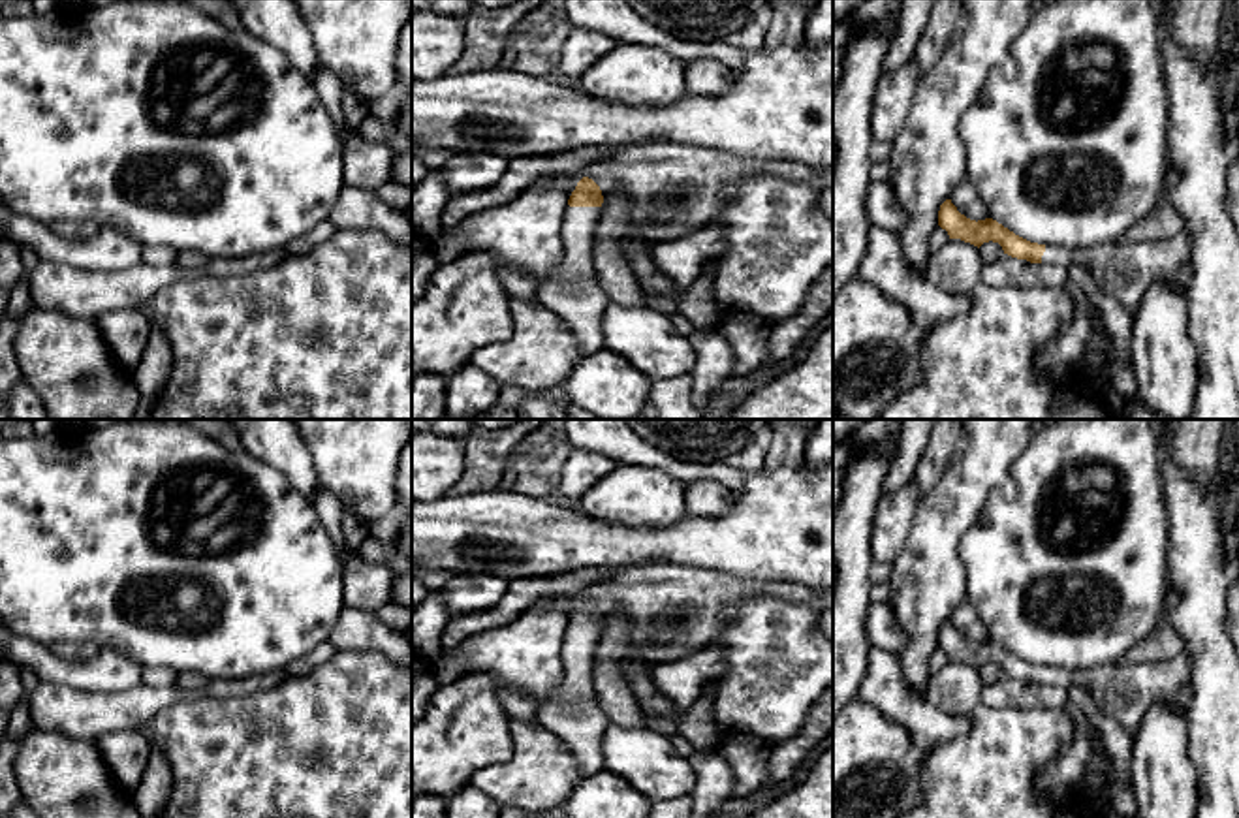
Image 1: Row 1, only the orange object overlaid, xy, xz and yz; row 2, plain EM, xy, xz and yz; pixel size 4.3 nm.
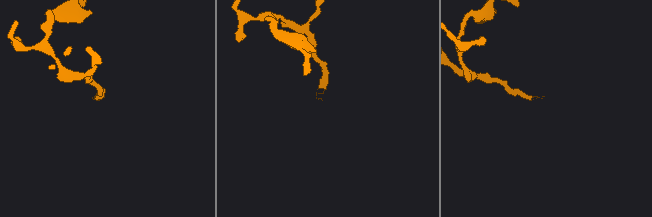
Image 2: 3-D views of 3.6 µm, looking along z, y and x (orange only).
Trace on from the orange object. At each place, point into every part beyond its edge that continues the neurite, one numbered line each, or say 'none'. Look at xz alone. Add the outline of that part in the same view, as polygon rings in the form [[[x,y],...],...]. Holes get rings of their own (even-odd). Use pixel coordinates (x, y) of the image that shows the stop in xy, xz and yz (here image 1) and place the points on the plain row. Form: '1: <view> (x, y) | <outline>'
1: xz (572, 713) | [[[566,628],[562,645],[562,683],[538,711],[538,722],[572,750],[581,779],[604,763],[602,741],[609,720],[594,694],[592,662],[604,643],[602,628]]]

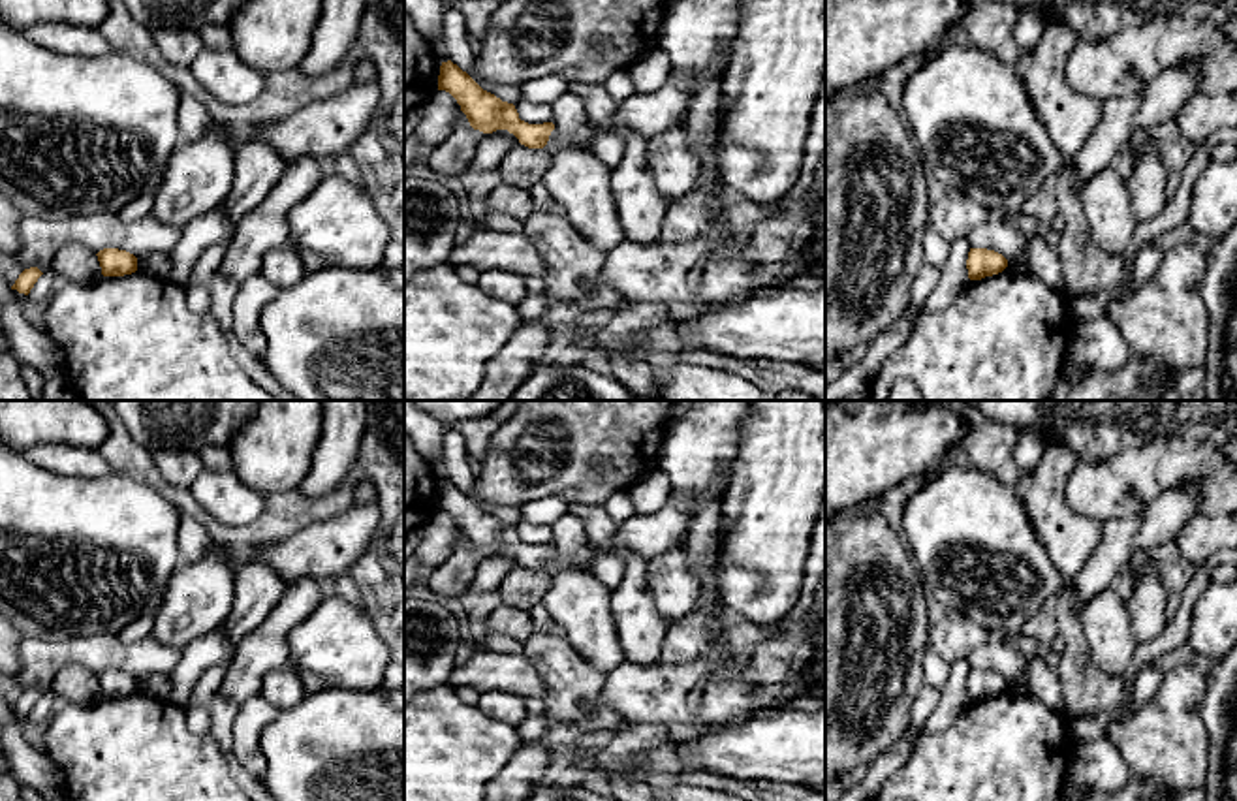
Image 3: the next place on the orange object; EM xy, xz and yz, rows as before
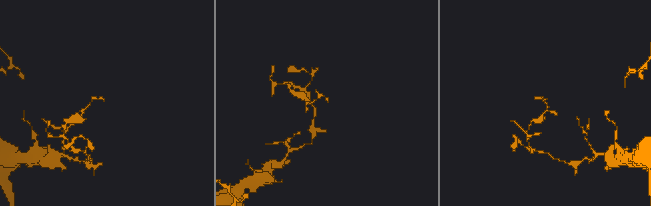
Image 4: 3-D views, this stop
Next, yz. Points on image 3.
none

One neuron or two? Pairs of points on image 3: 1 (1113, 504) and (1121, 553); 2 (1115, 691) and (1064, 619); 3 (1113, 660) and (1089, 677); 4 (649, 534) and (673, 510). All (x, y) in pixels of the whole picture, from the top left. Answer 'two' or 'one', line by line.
1: two
2: one
3: two
4: one

